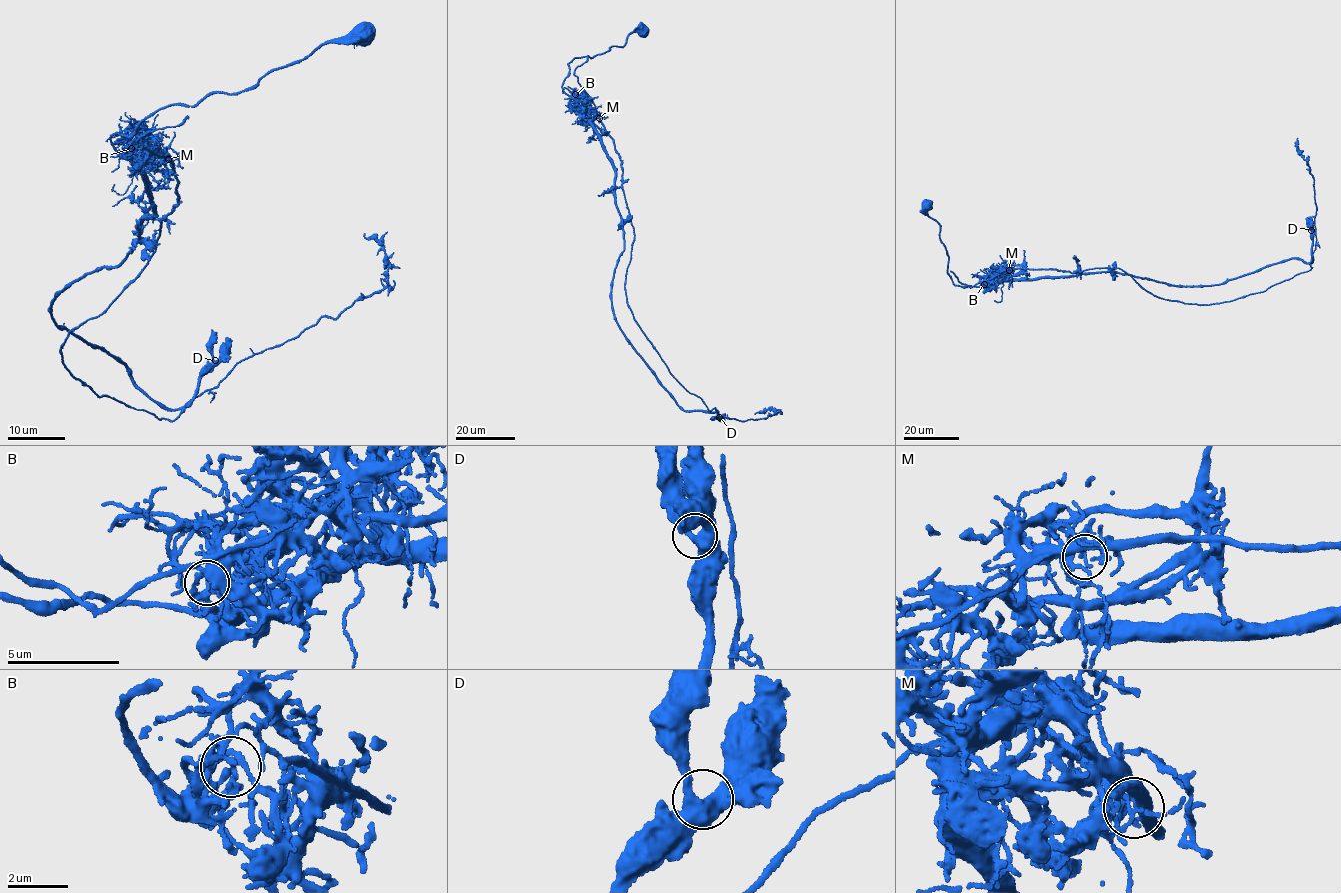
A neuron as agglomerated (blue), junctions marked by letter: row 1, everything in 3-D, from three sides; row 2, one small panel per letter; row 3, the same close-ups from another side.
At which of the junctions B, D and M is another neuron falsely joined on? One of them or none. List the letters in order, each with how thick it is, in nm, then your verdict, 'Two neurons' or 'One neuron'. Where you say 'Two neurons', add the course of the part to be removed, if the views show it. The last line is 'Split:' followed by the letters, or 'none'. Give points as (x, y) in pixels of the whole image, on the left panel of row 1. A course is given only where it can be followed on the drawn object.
B: Thickness 150 nm. Two neurons. Course of the part to remove: (131, 148), (169, 158), (178, 197), (59, 350), (99, 398), (172, 421), (371, 297), (363, 233)
D: Thickness 440 nm. One neuron
M: Thickness 100 nm. One neuron
Split: B

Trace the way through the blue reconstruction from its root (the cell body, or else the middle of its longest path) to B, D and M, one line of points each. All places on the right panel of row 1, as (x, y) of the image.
B: (927, 206), (926, 212), (940, 226), (939, 235), (948, 258), (946, 270), (954, 283), (985, 288), (984, 284)
D: (927, 206), (954, 283), (984, 288), (1103, 272), (1185, 286), (1221, 284), (1291, 258), (1311, 262), (1311, 230)
M: (927, 206), (926, 212), (940, 226), (948, 258), (946, 270), (955, 285), (984, 288), (1009, 270)

